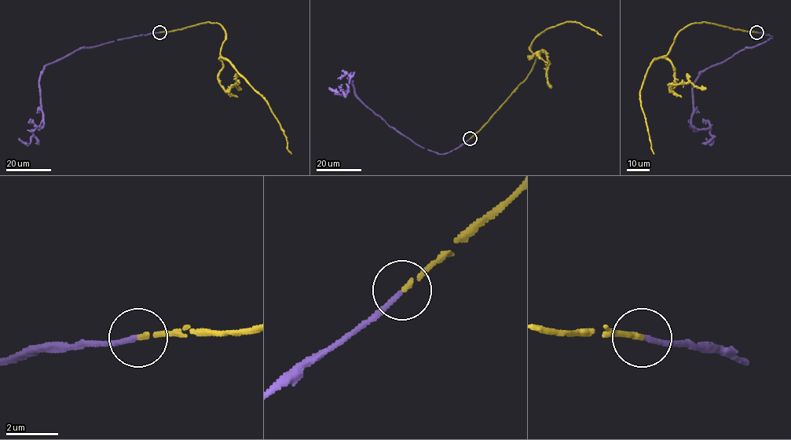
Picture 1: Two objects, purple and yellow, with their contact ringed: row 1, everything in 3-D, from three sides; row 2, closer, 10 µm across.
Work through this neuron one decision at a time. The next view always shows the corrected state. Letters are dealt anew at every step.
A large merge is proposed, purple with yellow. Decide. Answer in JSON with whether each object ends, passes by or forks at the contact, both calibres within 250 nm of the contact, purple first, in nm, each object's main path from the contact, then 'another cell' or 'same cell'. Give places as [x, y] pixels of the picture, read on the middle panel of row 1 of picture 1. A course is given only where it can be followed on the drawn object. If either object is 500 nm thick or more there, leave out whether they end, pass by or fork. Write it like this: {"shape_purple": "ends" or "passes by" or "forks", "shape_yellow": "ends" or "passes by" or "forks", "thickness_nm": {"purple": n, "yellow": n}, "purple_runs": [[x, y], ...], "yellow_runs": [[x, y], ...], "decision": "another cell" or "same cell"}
{"shape_purple": "ends", "shape_yellow": "ends", "thickness_nm": {"purple": 180, "yellow": 150}, "purple_runs": [[470, 138], [448, 152], [430, 151], [391, 127], [360, 100], [350, 82], [352, 73], [342, 95], [329, 87]], "yellow_runs": [[470, 138], [529, 73], [536, 57], [530, 48], [540, 33], [573, 21], [601, 35]], "decision": "same cell"}

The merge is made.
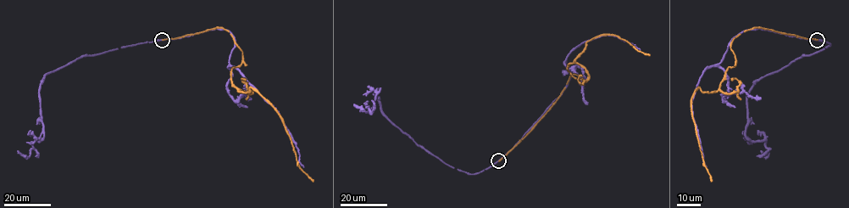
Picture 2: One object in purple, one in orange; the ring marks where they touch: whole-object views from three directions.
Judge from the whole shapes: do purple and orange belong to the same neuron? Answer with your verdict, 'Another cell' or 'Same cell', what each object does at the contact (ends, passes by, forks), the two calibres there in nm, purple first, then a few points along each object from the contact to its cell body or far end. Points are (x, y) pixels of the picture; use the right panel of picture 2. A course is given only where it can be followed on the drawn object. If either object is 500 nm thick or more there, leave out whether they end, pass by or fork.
Another cell. At the ring purple passes by. At the ring orange ends. Thickness 200 nm (purple) against 200 nm. Course of purple: (817, 40), (767, 30), (746, 30), (734, 37), (718, 64), (709, 66), (703, 71), (691, 108), (706, 166). Course of orange: (817, 40), (761, 27), (745, 30), (730, 44), (736, 63), (720, 87), (695, 91), (690, 111), (712, 181)

